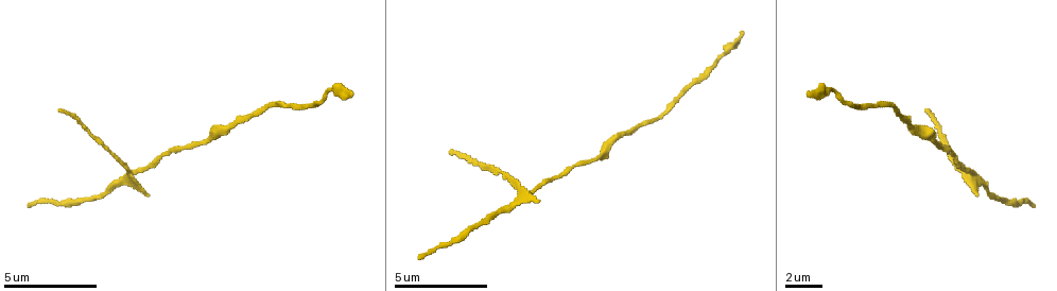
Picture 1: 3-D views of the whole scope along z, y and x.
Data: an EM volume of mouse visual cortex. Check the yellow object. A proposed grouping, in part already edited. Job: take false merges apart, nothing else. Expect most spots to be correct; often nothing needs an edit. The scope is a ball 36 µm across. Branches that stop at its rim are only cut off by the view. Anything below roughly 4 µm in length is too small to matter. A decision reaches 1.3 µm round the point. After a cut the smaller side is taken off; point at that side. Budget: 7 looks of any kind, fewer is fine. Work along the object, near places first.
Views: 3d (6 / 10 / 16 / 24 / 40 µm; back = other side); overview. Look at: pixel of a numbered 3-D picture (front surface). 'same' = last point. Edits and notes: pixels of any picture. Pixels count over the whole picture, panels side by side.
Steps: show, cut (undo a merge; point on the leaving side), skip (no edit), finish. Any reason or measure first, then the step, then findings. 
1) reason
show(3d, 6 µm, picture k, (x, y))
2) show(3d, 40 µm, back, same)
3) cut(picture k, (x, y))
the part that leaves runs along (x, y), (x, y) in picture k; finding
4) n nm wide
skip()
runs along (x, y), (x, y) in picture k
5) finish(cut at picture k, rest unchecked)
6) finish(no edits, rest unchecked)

four or more arms meet
show(3d, 10 µm, picture 1, (127, 174))

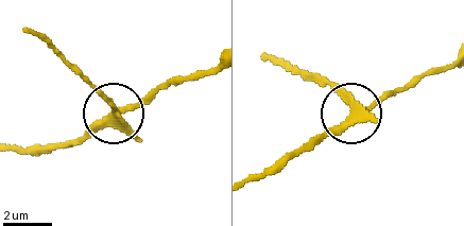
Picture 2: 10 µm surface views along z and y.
4 arms
cut(picture 2, (100, 94))
two neurons meet here

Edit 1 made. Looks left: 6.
calibre changes
show(3d, 10 µm, picture 1, (909, 121))

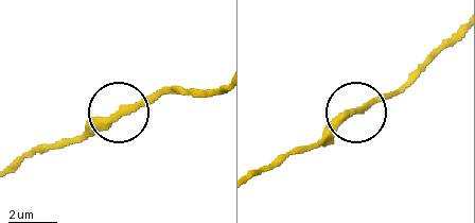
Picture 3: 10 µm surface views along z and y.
280 nm wide
skip()
all the same neuron

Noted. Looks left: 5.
sudden change in width
show(3d, 10 µm, picture 1, (712, 65))

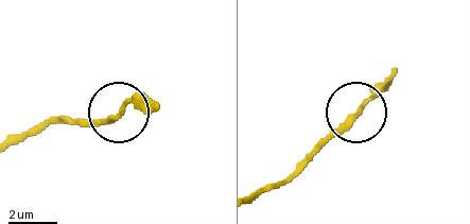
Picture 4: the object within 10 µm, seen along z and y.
skip()
runs along (21, 136), (57, 124), (100, 124), (133, 100), (153, 100) in picture 4; all the same neuron

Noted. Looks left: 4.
finish(cut at picture 2, rest unchecked)

